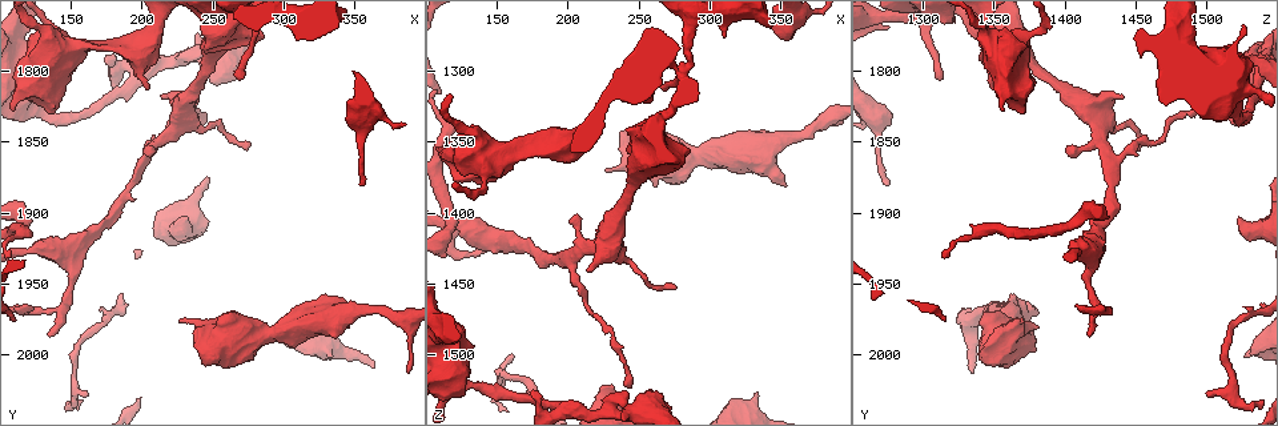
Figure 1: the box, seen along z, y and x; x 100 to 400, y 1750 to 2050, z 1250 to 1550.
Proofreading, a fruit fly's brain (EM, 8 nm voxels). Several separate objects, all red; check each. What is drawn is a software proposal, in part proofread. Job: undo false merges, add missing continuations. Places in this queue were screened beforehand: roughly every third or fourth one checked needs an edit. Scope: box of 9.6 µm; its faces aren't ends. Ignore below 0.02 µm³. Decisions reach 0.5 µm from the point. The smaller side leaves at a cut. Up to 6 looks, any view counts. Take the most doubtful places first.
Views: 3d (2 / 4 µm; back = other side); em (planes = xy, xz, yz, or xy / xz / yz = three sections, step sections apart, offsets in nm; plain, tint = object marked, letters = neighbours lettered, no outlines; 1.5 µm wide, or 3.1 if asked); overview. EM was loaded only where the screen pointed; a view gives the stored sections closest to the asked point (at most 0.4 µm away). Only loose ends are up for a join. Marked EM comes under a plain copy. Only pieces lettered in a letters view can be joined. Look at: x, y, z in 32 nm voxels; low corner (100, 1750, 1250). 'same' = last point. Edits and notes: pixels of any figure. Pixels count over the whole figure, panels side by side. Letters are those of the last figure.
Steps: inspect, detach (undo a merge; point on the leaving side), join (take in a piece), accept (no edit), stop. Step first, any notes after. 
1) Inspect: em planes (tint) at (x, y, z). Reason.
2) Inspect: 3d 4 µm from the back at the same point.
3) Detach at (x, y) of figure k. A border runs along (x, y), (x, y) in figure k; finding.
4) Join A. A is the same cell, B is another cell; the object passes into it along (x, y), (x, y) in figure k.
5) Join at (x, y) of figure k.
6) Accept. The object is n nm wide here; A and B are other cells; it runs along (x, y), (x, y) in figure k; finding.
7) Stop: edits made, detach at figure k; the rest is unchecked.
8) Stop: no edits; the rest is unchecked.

Inspect: 3d 4 µm at (154, 2014, 1518). Thin neck.

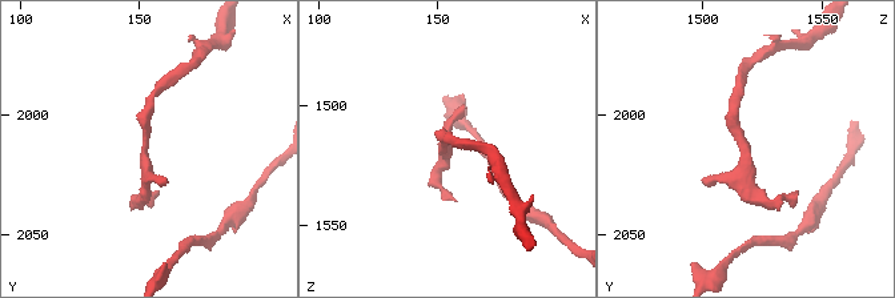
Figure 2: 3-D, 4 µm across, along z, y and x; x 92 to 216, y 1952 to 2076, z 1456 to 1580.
Inspect: em xz step 4 (tint) at (153, 2012, 1515).

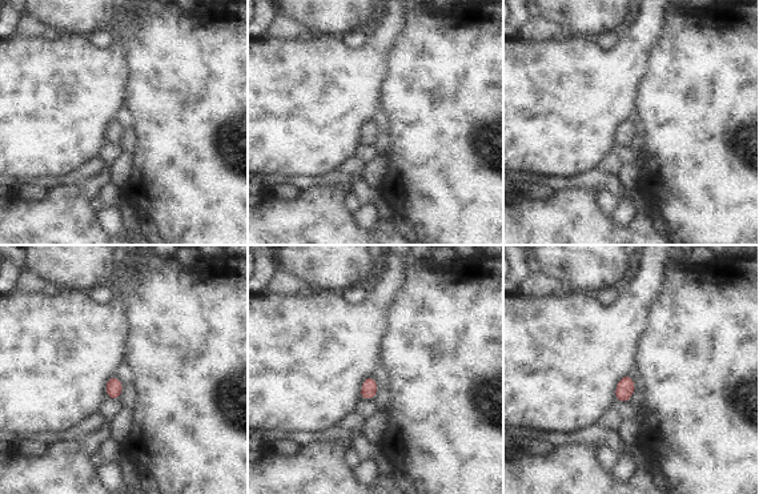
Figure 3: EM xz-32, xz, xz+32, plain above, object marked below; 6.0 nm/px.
Inspect: em planes (letters) at the same point. Cut it another way.

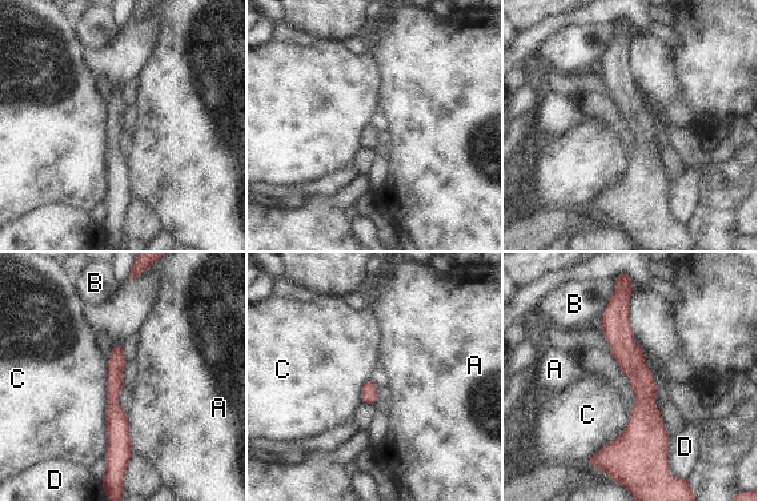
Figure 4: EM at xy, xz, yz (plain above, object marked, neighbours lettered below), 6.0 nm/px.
Accept. A, B, C and D are other cells; it runs along (624, 300), (621, 341), (644, 385), (637, 460) in figure 4; continuous, no second neuron.

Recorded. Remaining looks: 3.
Inspect: 3d 4 µm at (240, 1790, 1526). An open end.

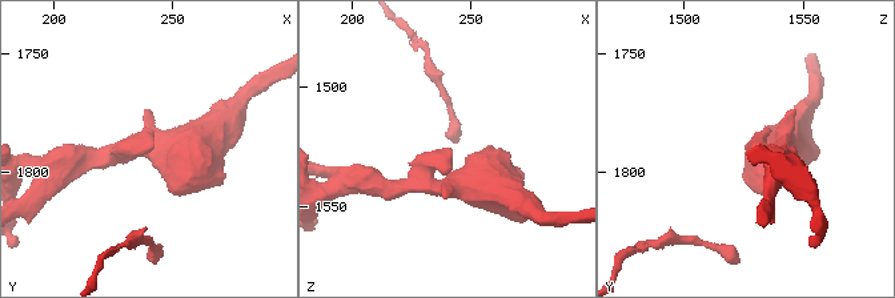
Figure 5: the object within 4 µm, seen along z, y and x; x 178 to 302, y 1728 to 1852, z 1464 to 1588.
Inspect: em planes (letters) at (240, 1790, 1526). Now the EM.

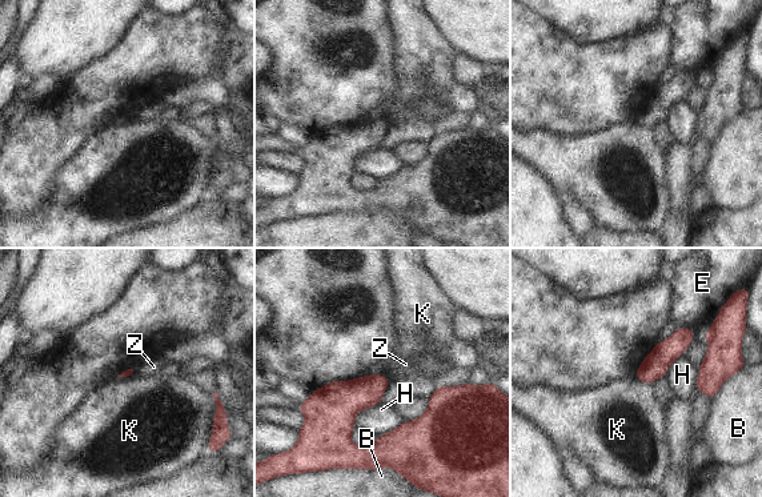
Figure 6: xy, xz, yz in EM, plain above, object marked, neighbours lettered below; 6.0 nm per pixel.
Accept. B, E, H, K and Z are other cells; a border runs along (634, 375), (641, 381), (652, 384) in figure 6; none of them fits.

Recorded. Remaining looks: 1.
Inspect: em planes (letters) at (136, 1966, 1426). Abrupt turn.

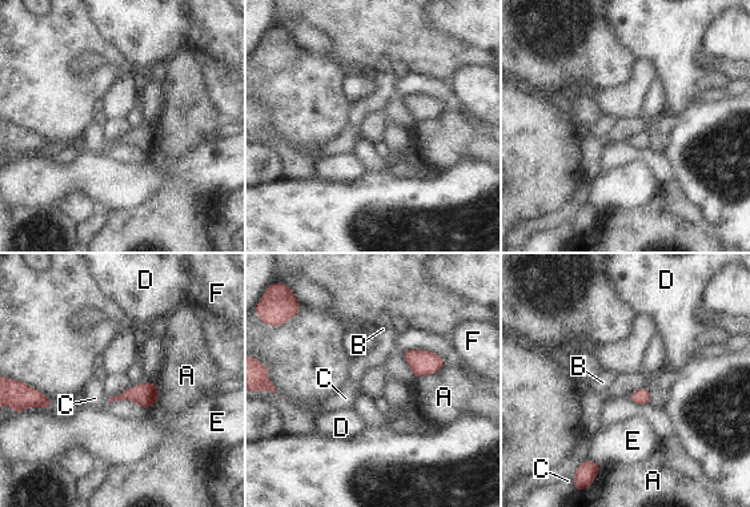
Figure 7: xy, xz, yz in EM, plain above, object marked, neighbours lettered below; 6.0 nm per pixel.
Accept. The object is 100 nm wide here; A, B, C, D, E and F are other cells; a border runs along (107, 398), (108, 402) in figure 7; one neuron here.

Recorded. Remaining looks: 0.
Stop: no edits; the rest is unchecked.

